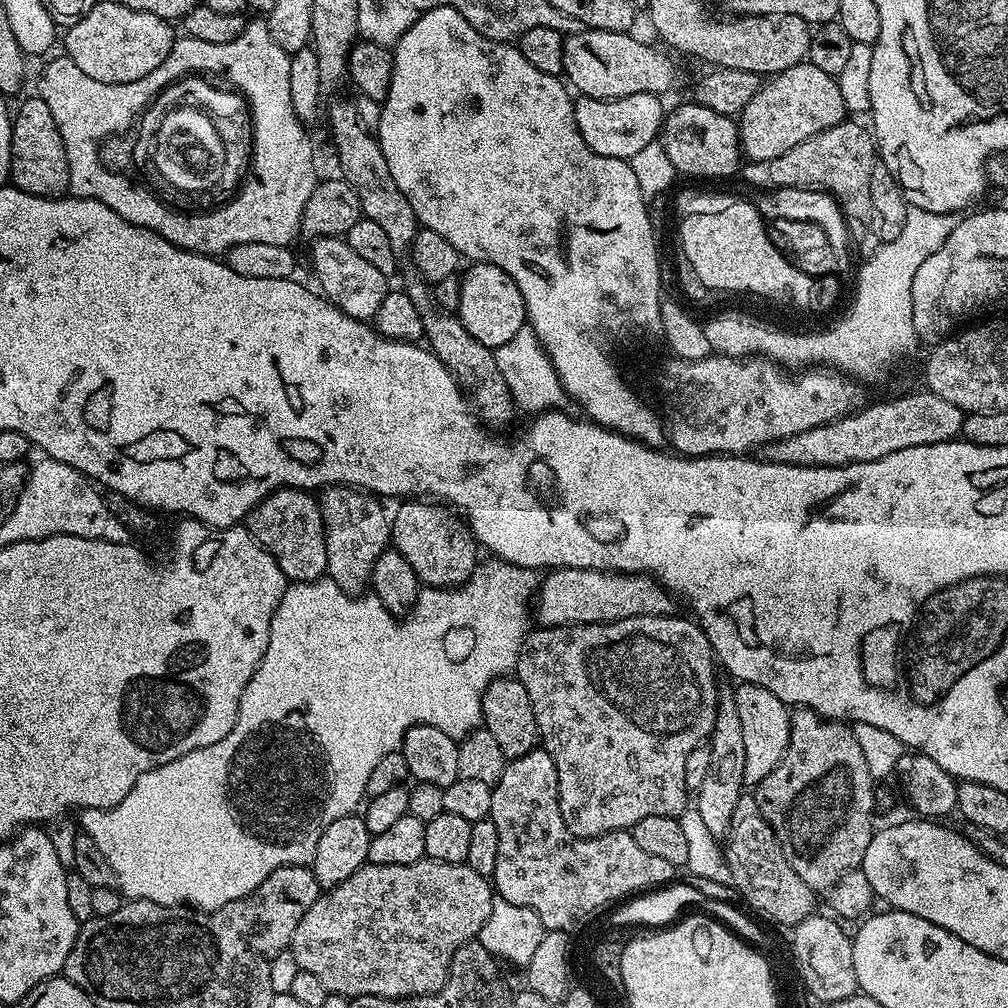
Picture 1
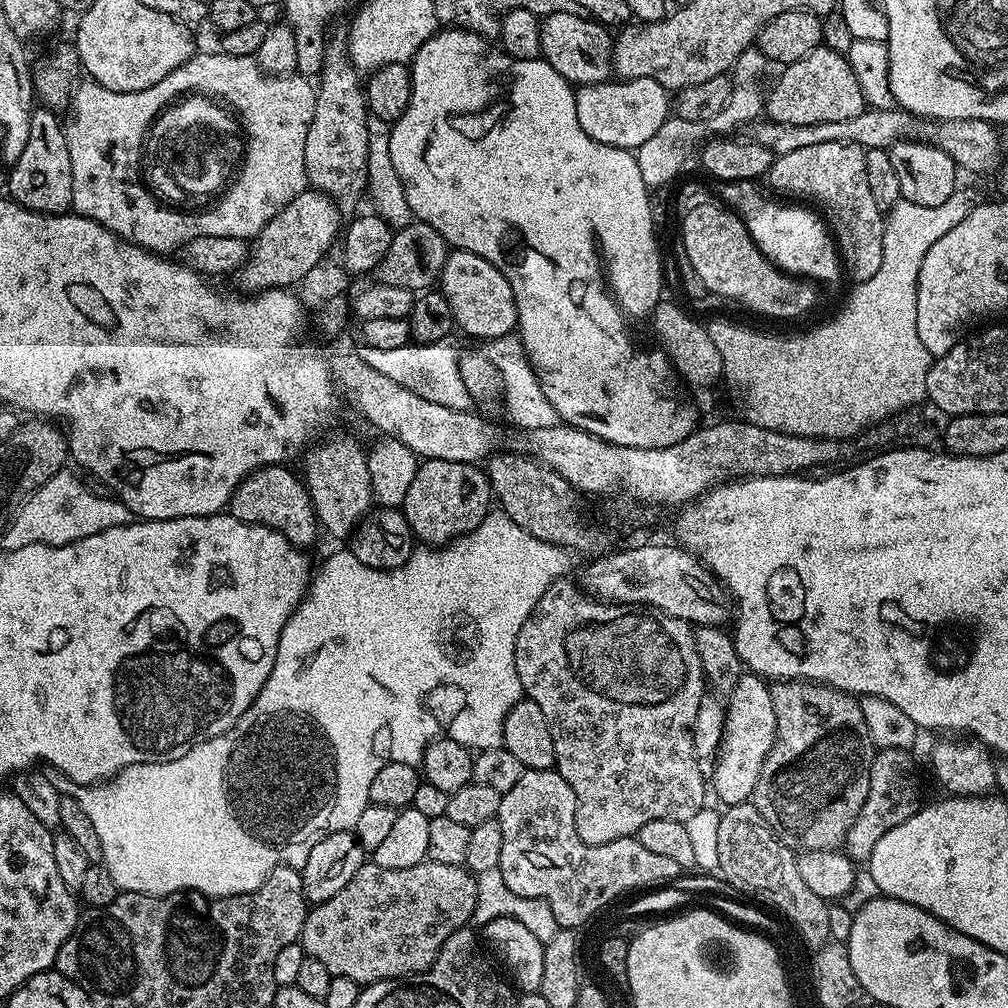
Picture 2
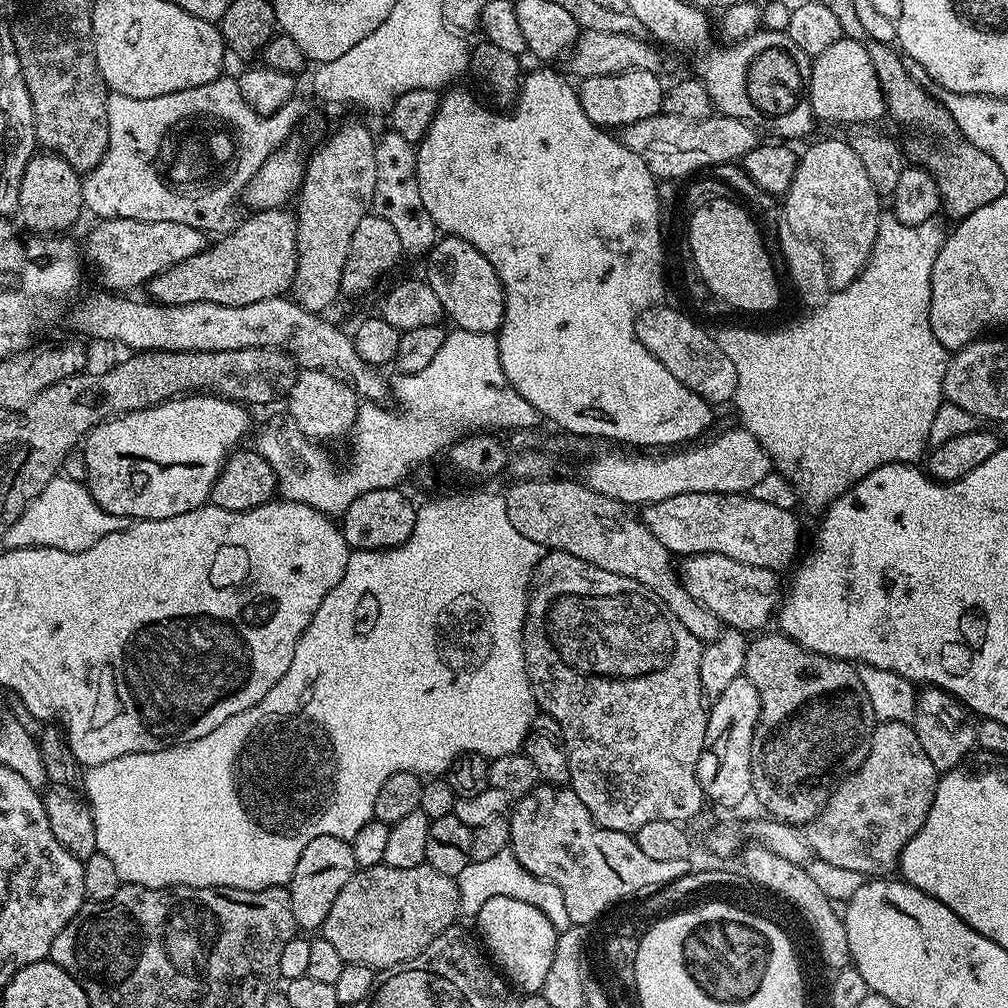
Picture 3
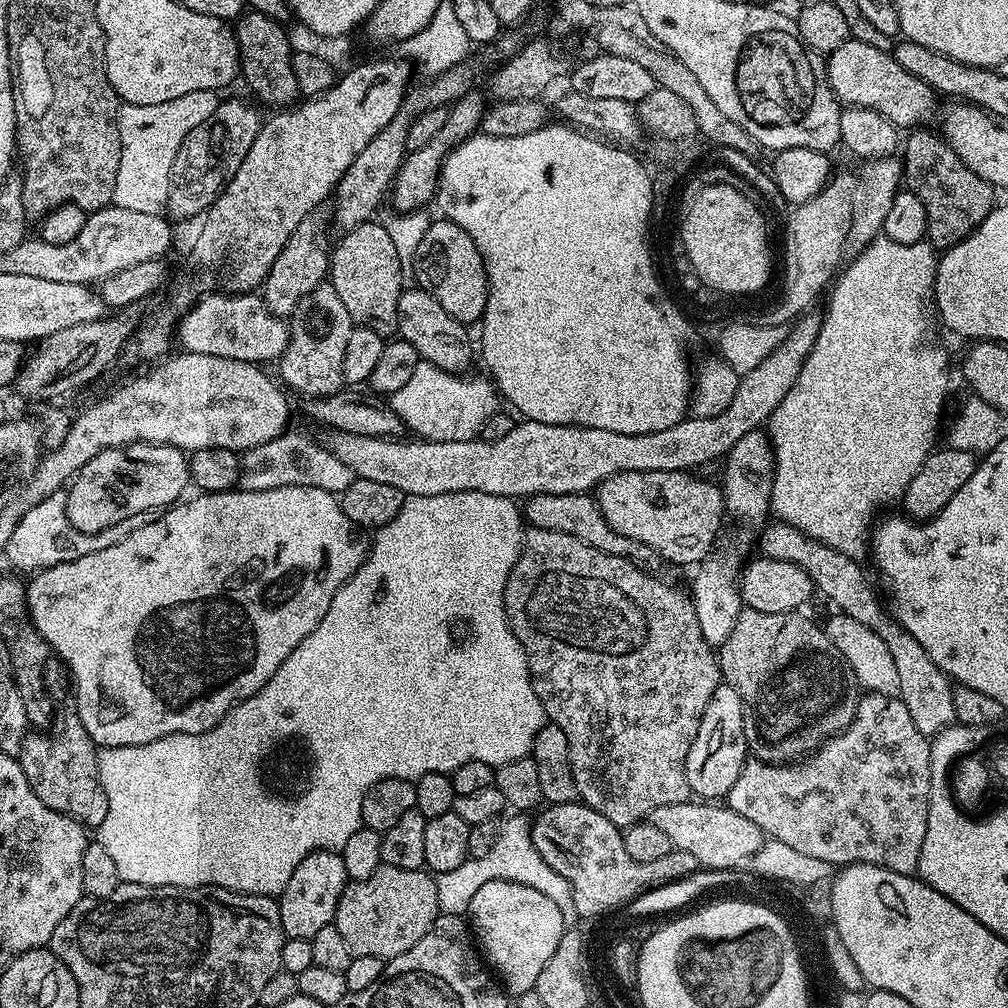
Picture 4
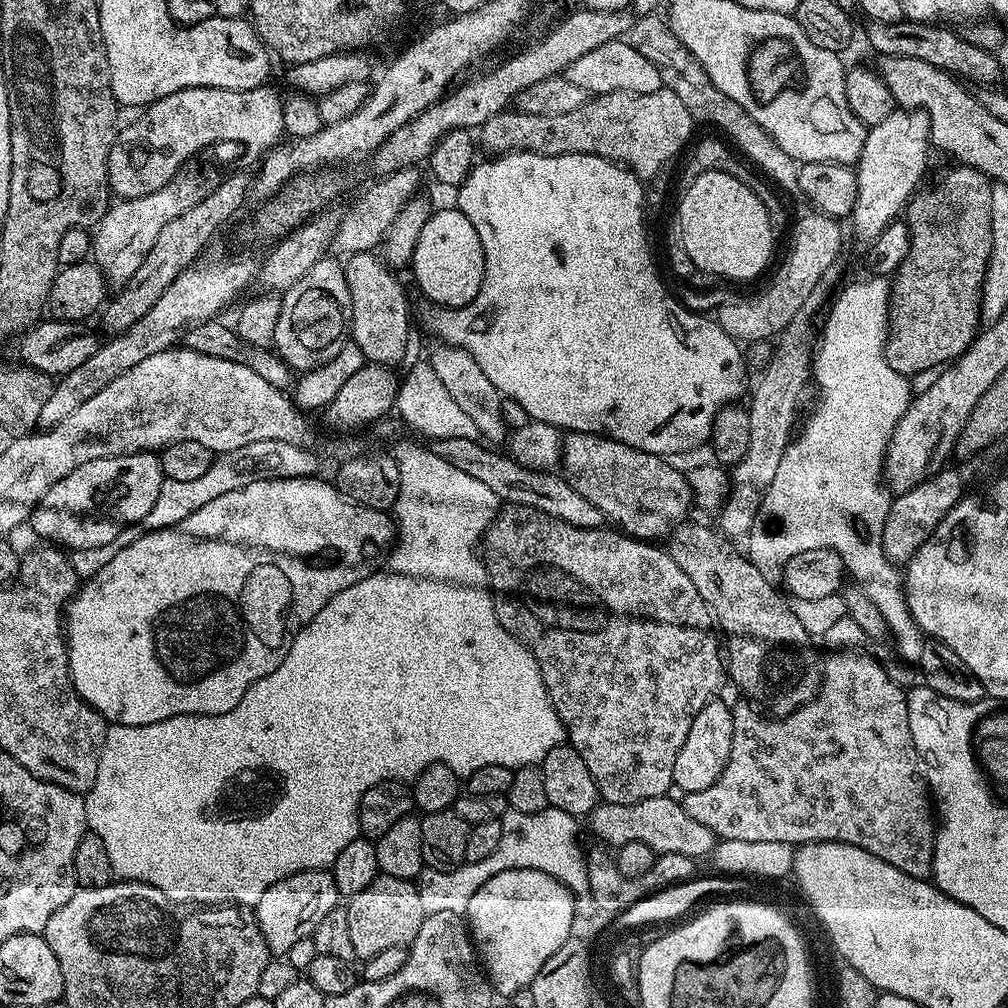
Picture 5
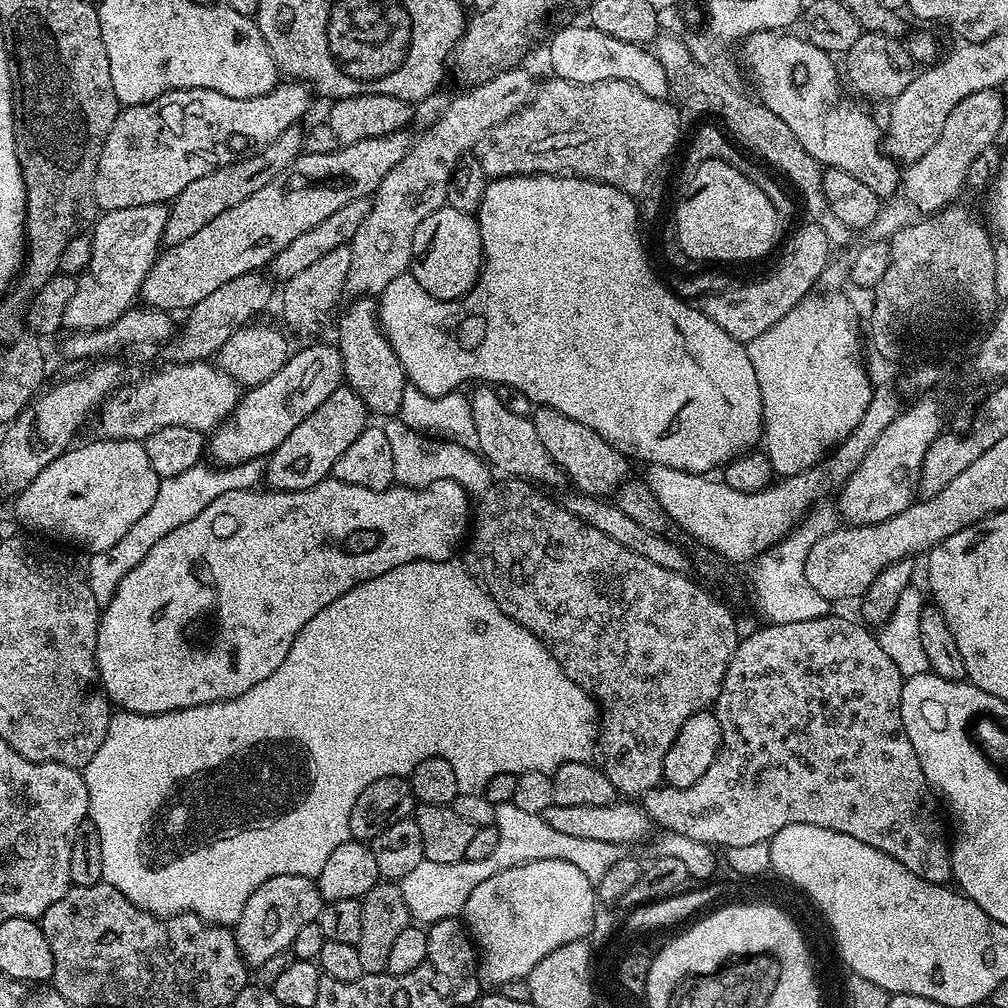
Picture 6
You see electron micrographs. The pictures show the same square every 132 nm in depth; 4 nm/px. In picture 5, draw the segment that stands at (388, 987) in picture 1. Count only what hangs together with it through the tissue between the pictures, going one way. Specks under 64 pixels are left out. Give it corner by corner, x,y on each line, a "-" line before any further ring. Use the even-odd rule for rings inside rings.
377,875
366,890
347,897
346,919
350,925
350,939
354,945
356,960
363,962
390,946
408,946
422,930
426,913
422,910
419,887
411,880

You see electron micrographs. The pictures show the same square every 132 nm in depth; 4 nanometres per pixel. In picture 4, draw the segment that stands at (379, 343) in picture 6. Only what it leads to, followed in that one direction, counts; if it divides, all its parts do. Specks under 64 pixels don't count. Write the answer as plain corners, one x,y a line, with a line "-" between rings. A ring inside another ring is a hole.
380,222
360,224
357,228
347,229
341,236
344,237
337,244
335,242
330,252
327,279
332,288
338,290
338,298
342,298
353,325
374,330
374,334
385,338
395,337
398,298
405,288
393,239

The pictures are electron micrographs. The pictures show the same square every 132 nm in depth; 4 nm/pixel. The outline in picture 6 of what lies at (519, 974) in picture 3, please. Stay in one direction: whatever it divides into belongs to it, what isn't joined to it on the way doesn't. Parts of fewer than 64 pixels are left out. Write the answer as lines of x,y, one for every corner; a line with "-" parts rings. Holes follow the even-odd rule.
526,862
486,878
466,898
462,913
463,923
478,949
481,985
498,990
506,982
523,980
558,946
591,937
596,924
596,904
594,881
571,862

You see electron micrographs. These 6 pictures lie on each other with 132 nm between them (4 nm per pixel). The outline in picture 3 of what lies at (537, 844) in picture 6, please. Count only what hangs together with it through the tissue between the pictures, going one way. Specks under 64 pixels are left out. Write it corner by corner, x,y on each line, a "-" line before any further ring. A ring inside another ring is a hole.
510,850
500,854
494,854
494,858
486,858
486,862
473,860
466,866
466,870
459,872
454,878
458,886
458,906
460,916
474,918
478,910
490,898
518,898
518,902
530,902
530,906
536,906
550,918
550,922
557,930
573,927
570,914
566,914
566,902
562,898
562,890
554,886
554,882
538,878
518,862
518,858

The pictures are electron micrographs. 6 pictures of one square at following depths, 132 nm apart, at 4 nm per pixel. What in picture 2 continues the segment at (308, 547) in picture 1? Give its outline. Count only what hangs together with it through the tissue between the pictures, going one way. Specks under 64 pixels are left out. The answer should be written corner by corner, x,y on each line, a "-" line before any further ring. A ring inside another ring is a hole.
271,464
268,468
251,472
234,490
230,514
243,524
264,524
281,532
291,544
305,546
315,542
318,521
303,479
290,469
282,464

